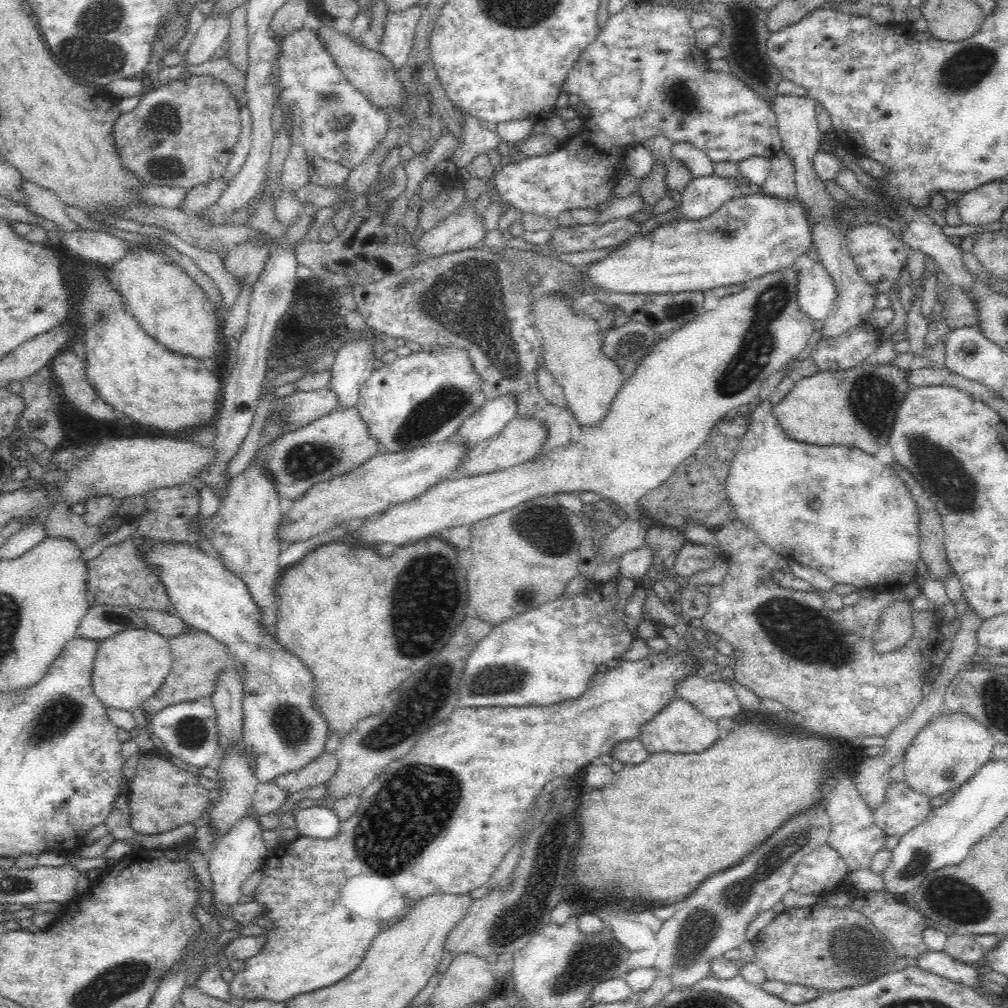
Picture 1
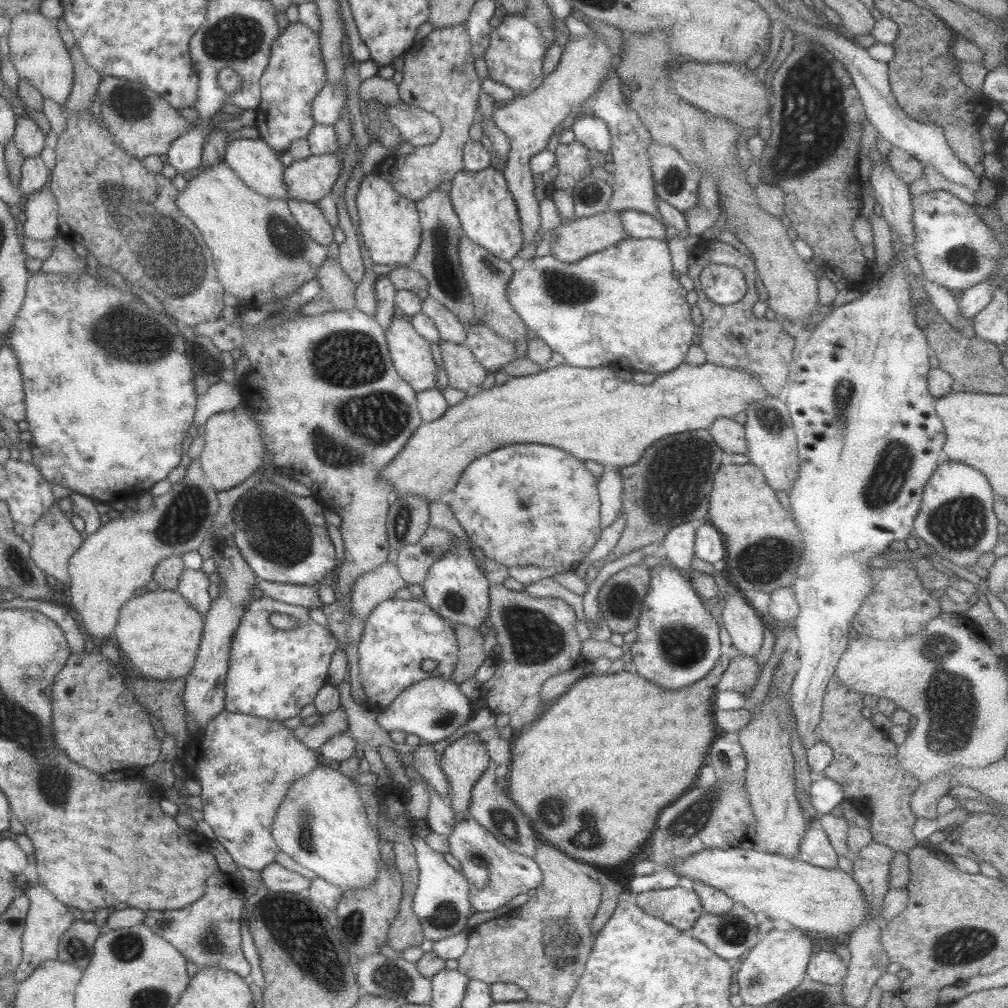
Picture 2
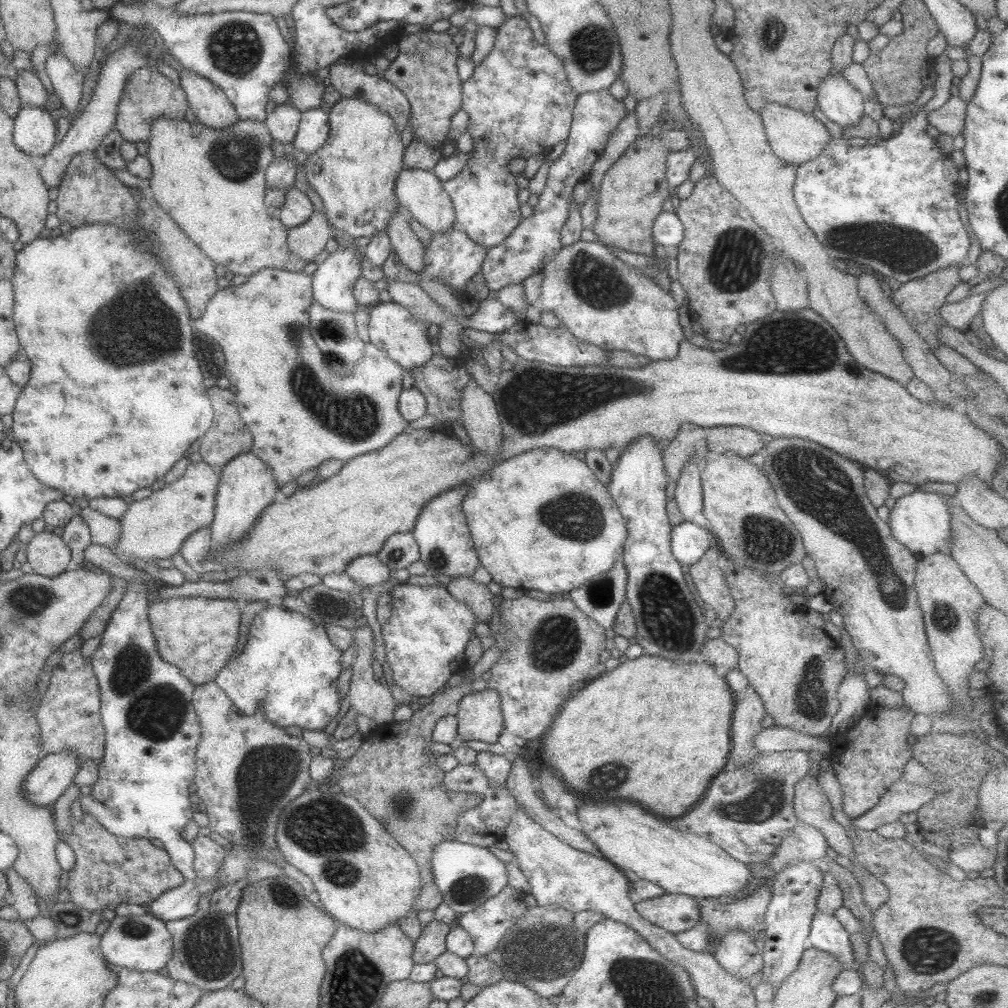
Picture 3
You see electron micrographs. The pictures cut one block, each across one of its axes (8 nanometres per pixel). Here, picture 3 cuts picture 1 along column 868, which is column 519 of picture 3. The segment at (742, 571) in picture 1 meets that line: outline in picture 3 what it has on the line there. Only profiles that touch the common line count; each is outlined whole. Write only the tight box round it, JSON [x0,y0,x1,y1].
[488,595,607,740]

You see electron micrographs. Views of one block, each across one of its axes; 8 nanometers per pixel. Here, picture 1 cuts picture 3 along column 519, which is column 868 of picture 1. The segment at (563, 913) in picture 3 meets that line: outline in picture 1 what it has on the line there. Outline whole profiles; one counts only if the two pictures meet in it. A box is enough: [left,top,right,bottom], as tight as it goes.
[751,901,898,995]

